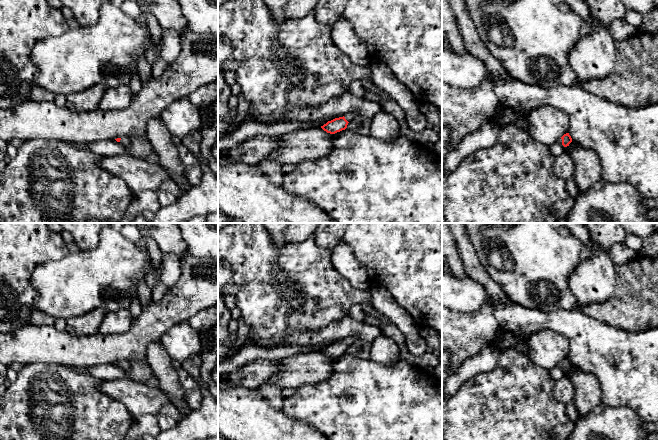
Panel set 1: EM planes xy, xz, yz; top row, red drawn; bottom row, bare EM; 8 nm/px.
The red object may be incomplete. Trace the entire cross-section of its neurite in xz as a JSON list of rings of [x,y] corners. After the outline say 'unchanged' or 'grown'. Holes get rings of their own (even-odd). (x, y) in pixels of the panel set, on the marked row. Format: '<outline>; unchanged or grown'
[[[357,111],[353,113],[348,113],[343,117],[335,118],[331,121],[328,121],[326,124],[321,126],[321,128],[330,134],[335,134],[347,128],[348,123],[355,117],[359,115]]]; grown

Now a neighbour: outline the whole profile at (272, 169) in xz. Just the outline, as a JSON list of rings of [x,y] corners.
[[[264,159],[259,164],[258,168],[269,178],[271,182],[277,185],[283,185],[285,174],[282,171],[282,163],[271,159]]]

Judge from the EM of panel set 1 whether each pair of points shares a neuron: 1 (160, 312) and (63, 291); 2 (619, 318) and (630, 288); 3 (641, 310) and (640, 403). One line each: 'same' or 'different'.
1: different
2: same
3: different

